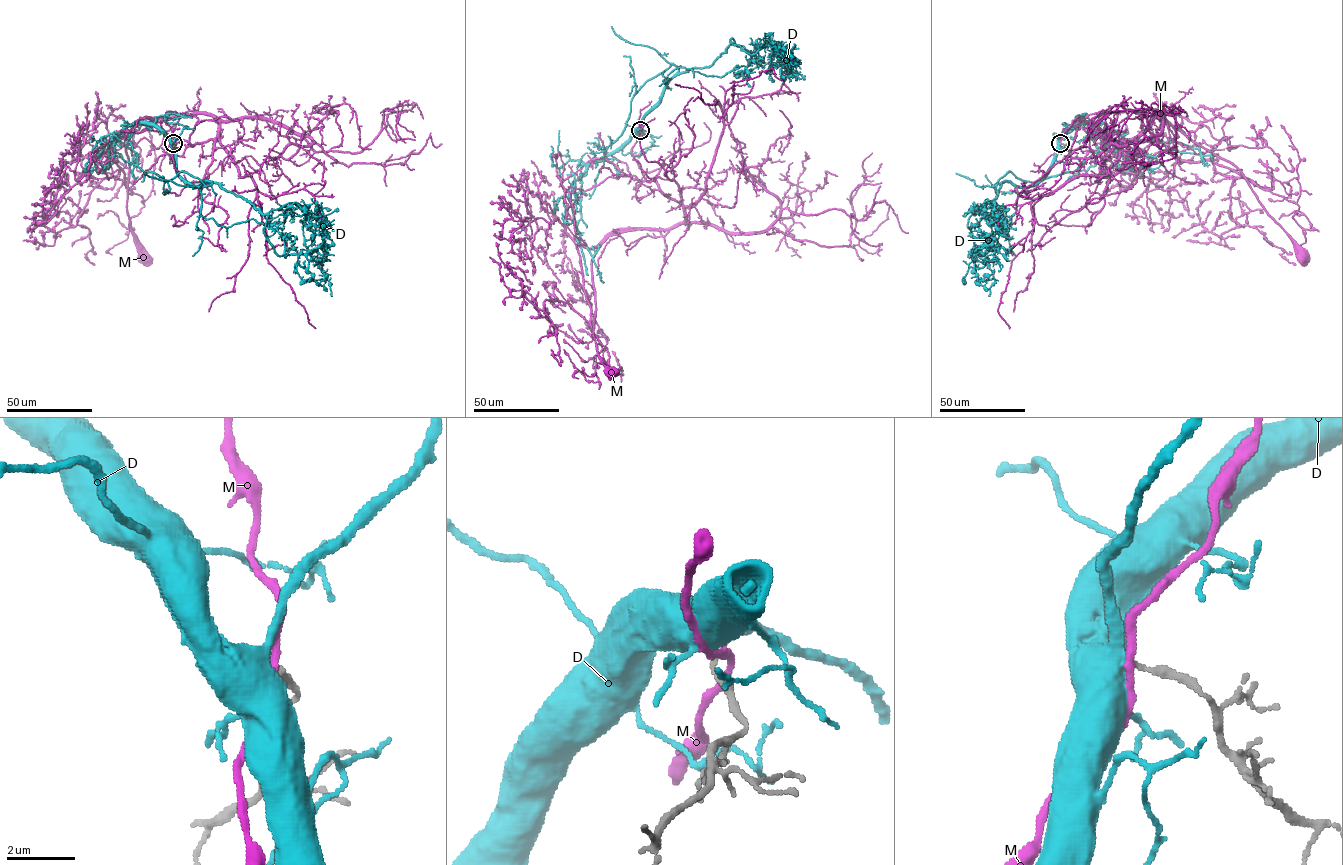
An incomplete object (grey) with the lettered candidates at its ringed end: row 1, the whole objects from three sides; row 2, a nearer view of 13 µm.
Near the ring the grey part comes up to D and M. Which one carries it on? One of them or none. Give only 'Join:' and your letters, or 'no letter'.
Join: D

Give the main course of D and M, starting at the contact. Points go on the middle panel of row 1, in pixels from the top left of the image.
D: (640, 130), (664, 86), (709, 67), (732, 38), (750, 54), (774, 44), (789, 63), (798, 60)
M: (640, 130), (631, 154), (664, 164), (684, 220), (593, 258), (611, 371)

